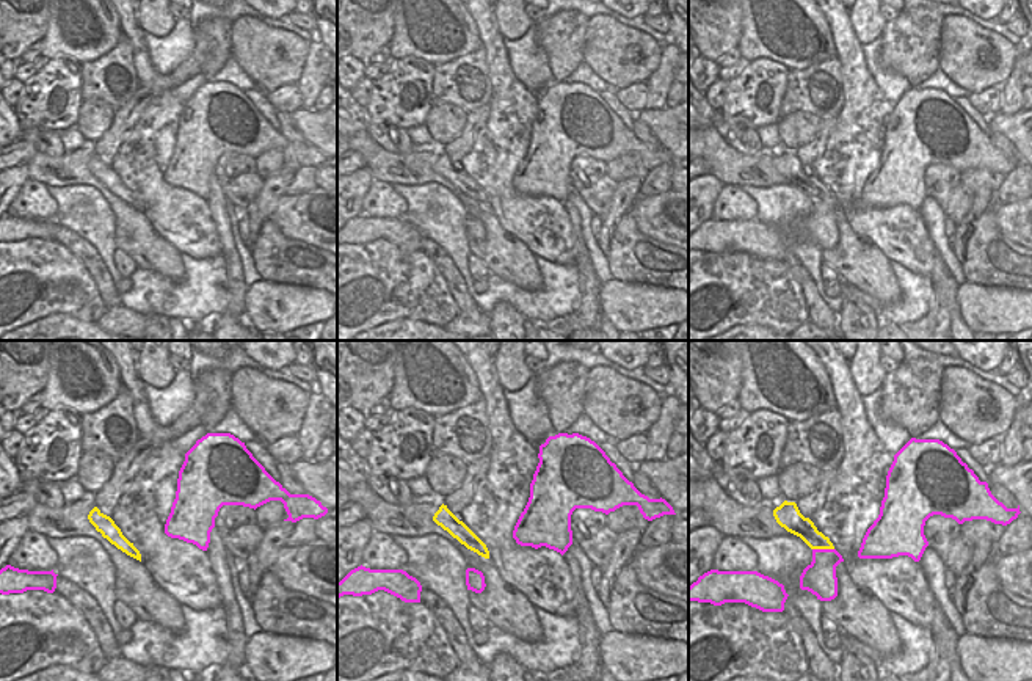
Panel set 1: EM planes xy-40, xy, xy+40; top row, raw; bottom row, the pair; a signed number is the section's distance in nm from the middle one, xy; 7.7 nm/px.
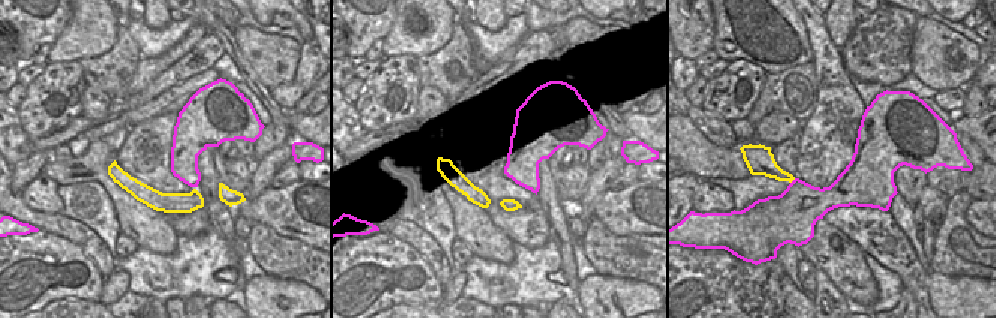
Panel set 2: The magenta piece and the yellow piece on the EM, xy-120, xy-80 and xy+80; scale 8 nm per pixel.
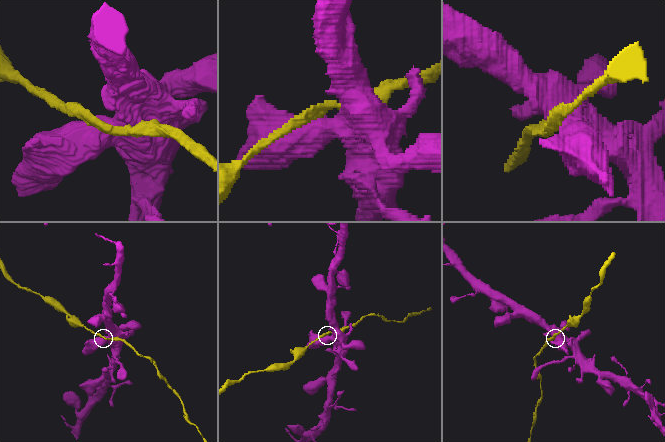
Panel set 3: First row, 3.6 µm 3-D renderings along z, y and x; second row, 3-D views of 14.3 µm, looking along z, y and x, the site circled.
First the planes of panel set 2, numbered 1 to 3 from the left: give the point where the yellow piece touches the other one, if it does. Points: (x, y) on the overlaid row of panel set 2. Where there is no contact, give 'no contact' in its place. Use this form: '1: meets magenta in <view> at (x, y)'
1: no contact
2: no contact
3: meets magenta in xy+80 at (792, 182)

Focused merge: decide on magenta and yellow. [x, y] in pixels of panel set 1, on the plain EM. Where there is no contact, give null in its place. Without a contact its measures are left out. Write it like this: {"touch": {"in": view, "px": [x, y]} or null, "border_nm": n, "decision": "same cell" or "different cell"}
{"touch": {"in": "xy+40", "px": [824, 198]}, "border_nm": 170, "decision": "same cell"}

